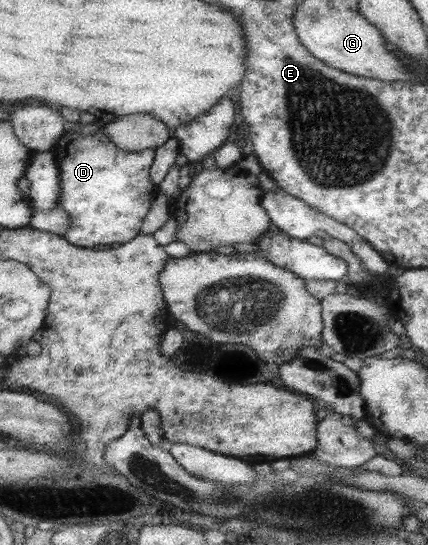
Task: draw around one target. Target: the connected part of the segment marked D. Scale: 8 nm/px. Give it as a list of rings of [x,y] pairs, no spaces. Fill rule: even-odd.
[[[100,130],[91,135],[78,131],[66,131],[58,142],[55,153],[62,170],[62,198],[59,207],[71,214],[72,227],[65,238],[75,246],[95,249],[101,244],[131,242],[142,232],[145,219],[151,211],[159,188],[153,182],[151,169],[155,162],[156,149],[139,152],[121,150]]]

